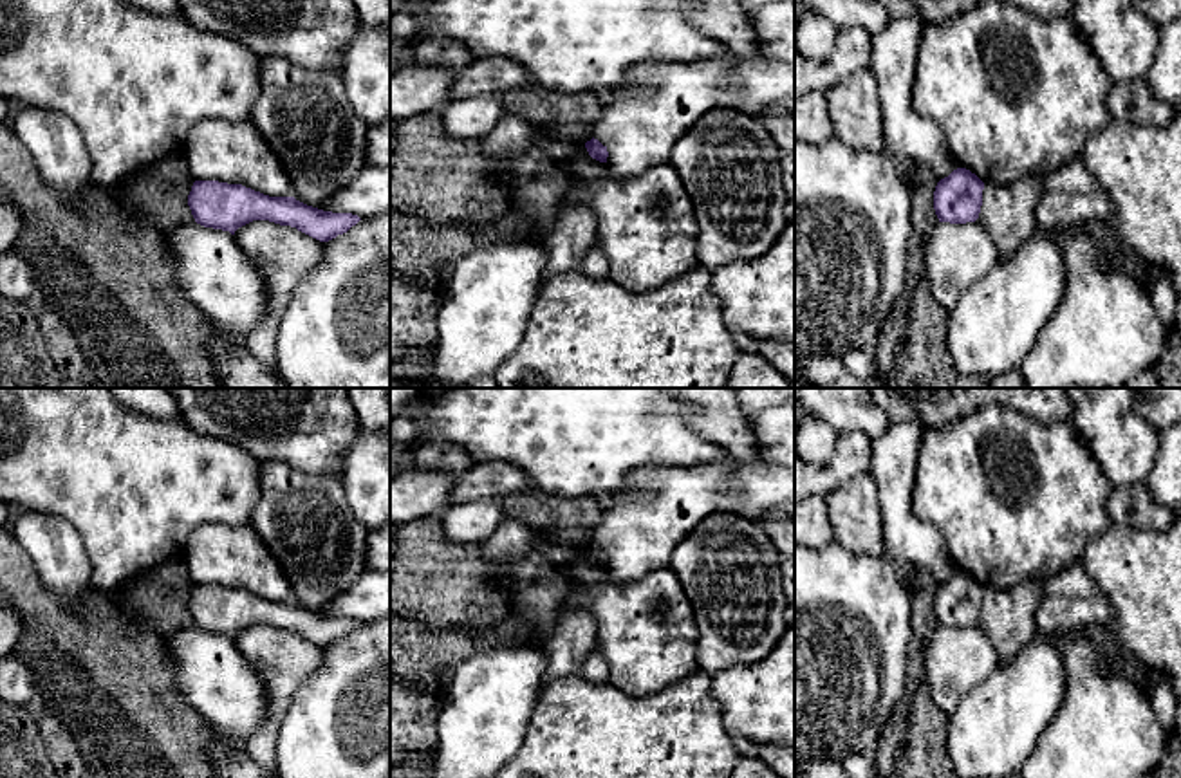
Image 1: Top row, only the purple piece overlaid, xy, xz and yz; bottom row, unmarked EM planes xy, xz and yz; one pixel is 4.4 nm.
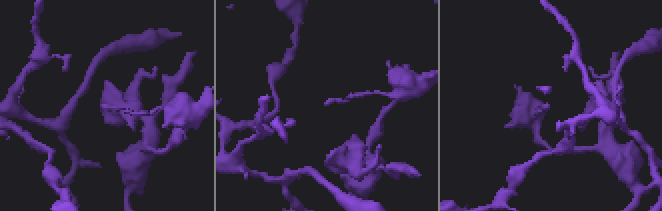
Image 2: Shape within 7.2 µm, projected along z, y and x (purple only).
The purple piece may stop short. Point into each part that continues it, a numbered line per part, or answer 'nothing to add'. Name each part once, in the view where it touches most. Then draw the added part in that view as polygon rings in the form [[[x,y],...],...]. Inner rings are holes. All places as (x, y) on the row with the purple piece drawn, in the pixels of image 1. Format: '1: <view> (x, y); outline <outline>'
nothing to add

